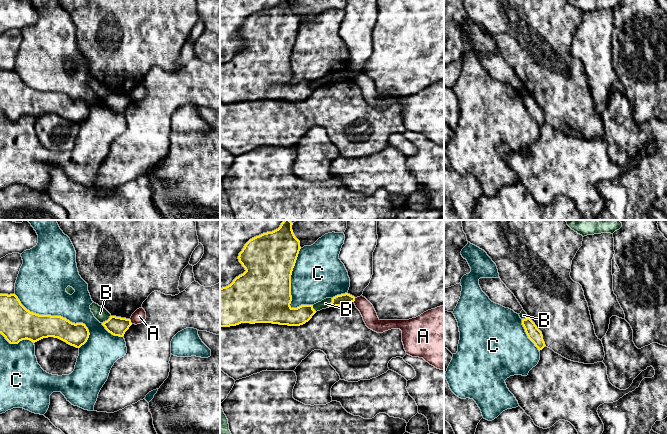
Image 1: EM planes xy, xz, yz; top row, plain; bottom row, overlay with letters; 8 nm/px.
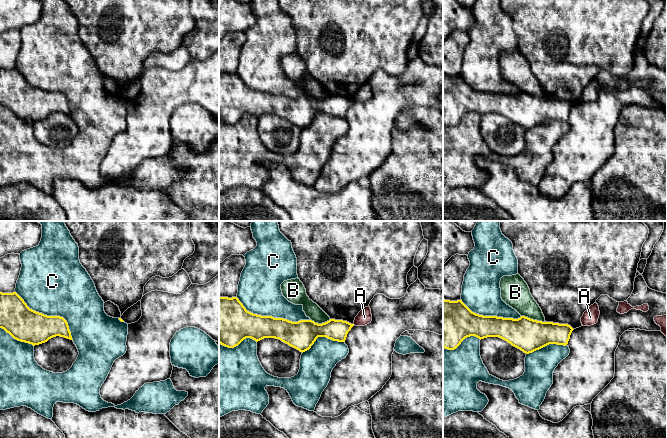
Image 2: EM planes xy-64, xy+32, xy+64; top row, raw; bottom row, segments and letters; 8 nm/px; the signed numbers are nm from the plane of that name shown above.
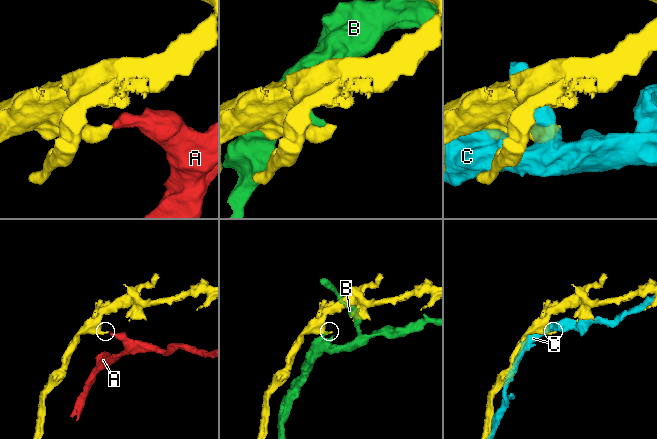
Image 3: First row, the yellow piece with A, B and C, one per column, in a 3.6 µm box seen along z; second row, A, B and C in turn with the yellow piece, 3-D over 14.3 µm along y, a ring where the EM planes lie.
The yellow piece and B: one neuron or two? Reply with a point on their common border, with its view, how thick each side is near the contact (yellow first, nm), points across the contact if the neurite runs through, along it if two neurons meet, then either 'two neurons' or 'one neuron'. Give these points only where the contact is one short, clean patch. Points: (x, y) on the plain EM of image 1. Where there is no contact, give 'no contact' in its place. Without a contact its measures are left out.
contact xy (107, 96); calibres 160 and 110 nm; two neurons

